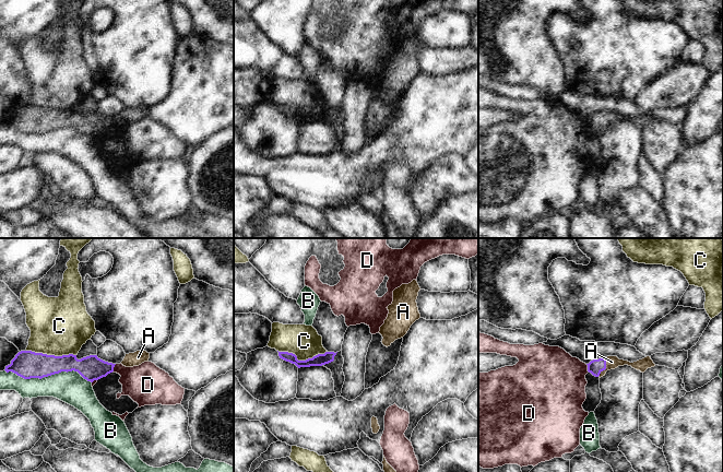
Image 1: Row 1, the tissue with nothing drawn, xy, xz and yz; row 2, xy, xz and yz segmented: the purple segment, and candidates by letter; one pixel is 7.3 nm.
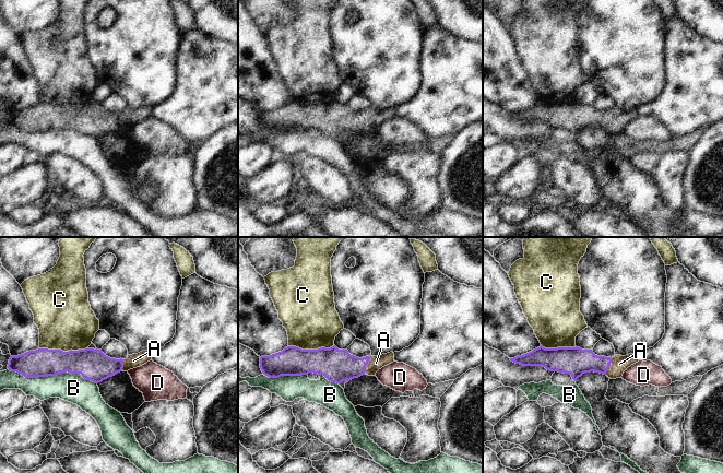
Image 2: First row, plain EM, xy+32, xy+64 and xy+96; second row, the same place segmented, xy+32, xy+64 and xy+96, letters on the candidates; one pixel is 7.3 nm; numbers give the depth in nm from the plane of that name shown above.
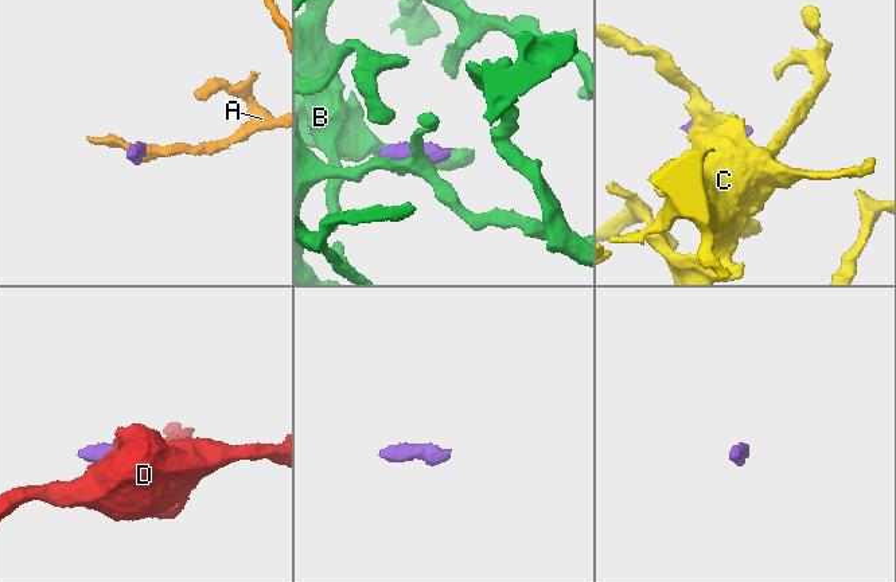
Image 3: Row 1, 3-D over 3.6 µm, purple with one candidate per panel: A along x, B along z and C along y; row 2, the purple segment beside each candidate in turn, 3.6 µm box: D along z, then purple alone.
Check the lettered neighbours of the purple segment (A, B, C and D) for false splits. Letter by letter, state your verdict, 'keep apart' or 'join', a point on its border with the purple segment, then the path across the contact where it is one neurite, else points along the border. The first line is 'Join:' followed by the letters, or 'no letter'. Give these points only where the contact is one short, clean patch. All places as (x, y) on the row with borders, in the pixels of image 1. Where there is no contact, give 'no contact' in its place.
Join: A
A: join | yz (605, 367) | across yz (595, 366), (605, 367), (612, 362)
B: keep apart | xy (48, 375)
C: keep apart | xz (301, 361)
D: keep apart | xy (113, 368) | along xy (116, 364), (111, 372)

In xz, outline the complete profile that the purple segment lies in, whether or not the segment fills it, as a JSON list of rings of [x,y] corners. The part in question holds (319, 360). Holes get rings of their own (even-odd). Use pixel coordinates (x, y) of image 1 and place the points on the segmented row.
[[[278,352],[280,358],[295,364],[298,368],[300,367],[310,367],[310,366],[322,366],[329,364],[334,361],[334,356],[336,353],[334,352],[325,352],[324,354],[318,354],[312,358],[308,358],[306,361],[298,361],[297,356],[293,353],[288,352]]]

